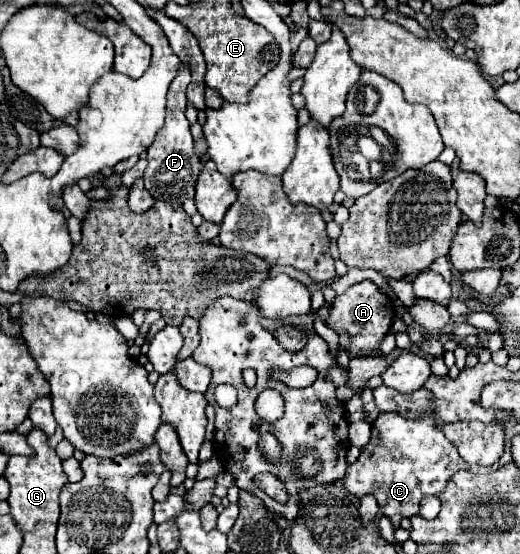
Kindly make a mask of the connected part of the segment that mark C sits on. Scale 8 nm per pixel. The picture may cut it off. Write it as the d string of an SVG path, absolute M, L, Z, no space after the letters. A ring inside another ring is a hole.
M381 413L373 425L369 443L361 449L359 459L347 467L343 481L345 489L357 497L367 493L375 495L385 517L389 517L397 529L403 517L413 517L419 513L423 497L439 495L449 477L459 471L481 473L481 467L461 461L455 445L443 437L431 417L425 415L419 421L409 421L397 413Z

